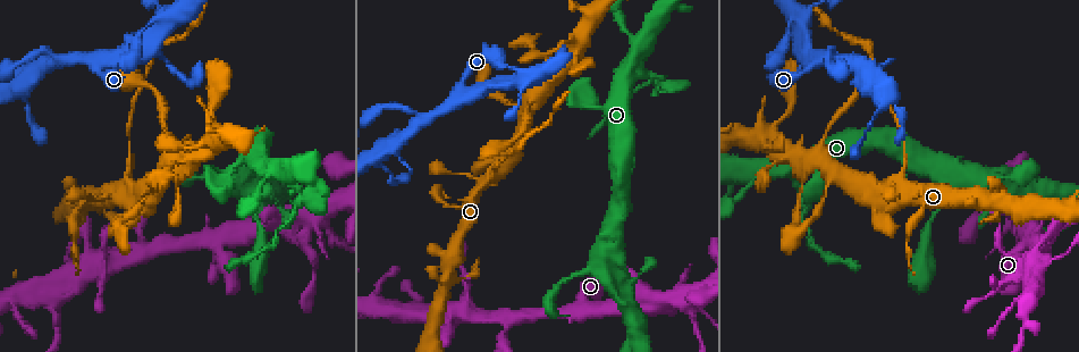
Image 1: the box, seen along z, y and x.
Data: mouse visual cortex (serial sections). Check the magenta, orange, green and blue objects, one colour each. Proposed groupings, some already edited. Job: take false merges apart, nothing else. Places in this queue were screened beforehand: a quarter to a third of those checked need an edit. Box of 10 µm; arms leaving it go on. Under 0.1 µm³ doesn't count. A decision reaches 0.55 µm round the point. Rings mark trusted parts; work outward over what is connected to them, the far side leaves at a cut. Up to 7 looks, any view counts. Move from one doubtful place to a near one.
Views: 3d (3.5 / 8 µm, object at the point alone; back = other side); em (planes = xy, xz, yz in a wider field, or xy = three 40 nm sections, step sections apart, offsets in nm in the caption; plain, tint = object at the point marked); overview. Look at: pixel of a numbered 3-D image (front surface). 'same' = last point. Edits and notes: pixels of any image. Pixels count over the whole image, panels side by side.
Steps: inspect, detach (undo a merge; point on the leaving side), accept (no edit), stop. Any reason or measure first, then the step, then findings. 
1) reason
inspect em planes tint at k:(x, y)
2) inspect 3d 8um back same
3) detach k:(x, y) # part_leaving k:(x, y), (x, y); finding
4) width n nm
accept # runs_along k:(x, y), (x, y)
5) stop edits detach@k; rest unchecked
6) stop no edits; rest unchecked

inspect 3d 8um at 1:(659, 81)

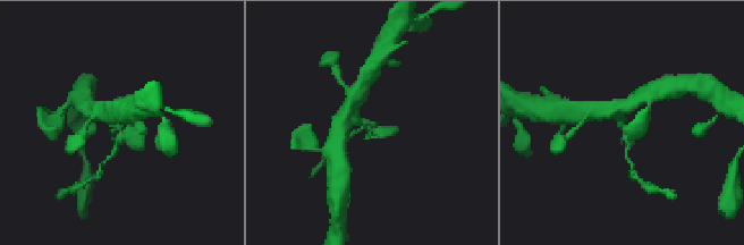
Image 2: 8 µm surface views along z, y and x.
closer look
inspect 3d 3.5um back same

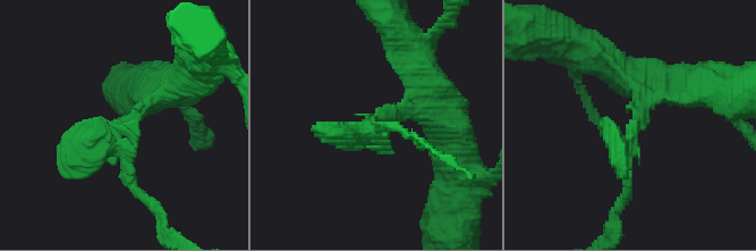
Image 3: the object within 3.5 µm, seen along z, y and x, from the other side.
need the tissue
inspect em xy step 2 tint at 3:(633, 126)

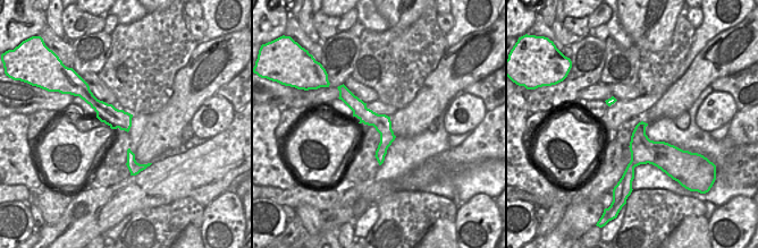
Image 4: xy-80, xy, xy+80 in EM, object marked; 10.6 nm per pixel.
detach 3:(125, 160) # part_leaving 3:(120, 125), (113, 149), (159, 212); a second cell is stuck on

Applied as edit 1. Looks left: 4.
thick turns thin
inspect 3d 3.5um at 1:(826, 187)

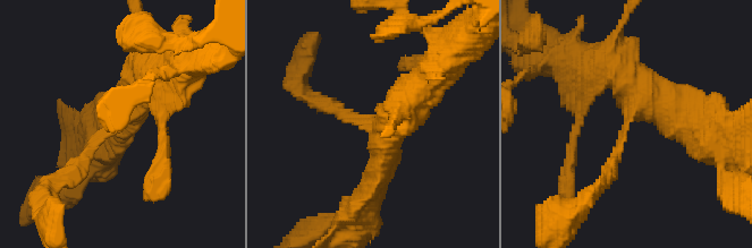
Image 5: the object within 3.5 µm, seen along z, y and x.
arm_widths 150, 400, 500 nm
accept # runs_along 5:(684, 121), (647, 100), (626, 125), (608, 173); one cell here

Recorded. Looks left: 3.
narrows sharply
inspect 3d 8um at 1:(150, 253)

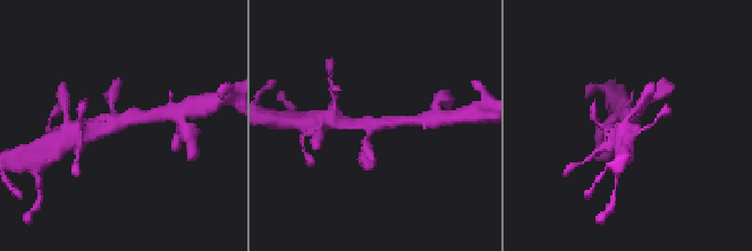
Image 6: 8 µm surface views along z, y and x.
arms 3; arm_widths 200, 250, 300 nm; now the EM
inspect em xy step 5 tint same

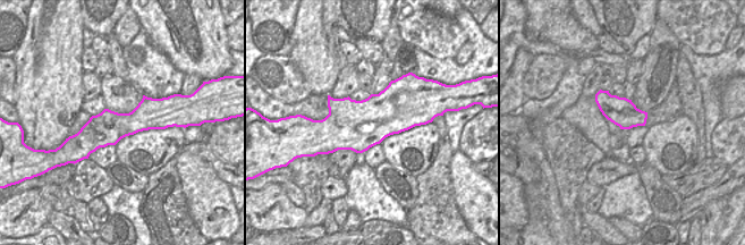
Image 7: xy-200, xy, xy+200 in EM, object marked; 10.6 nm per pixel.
accept # runs_along 6:(152, 115), (87, 130); continuous, no second cell

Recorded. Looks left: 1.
stop edits detach@3; rest unchecked

